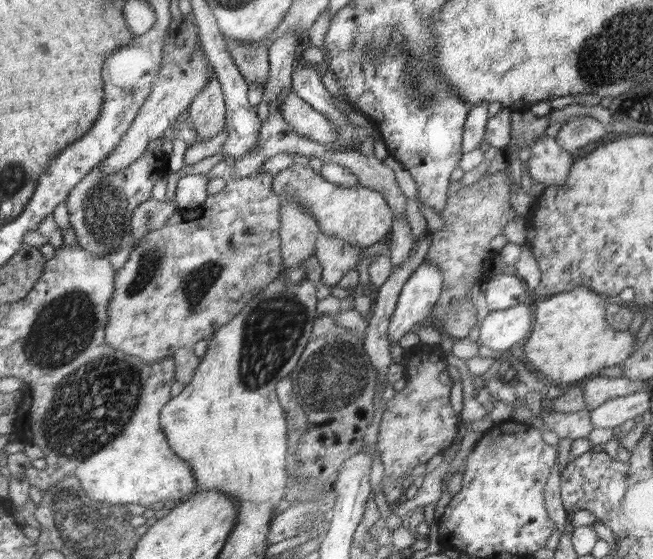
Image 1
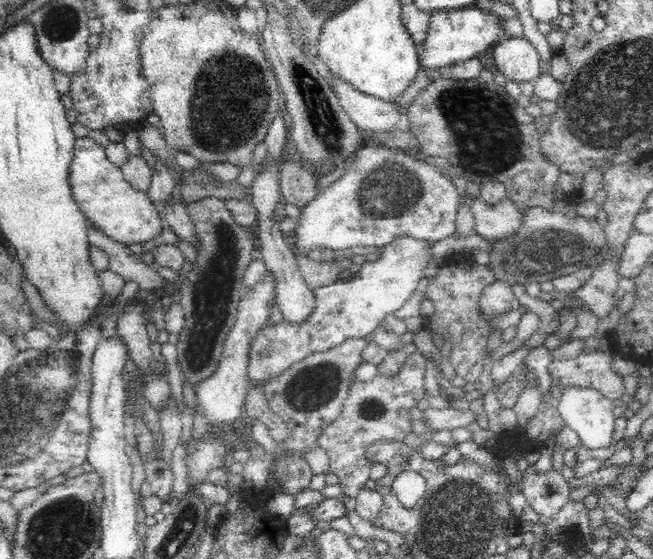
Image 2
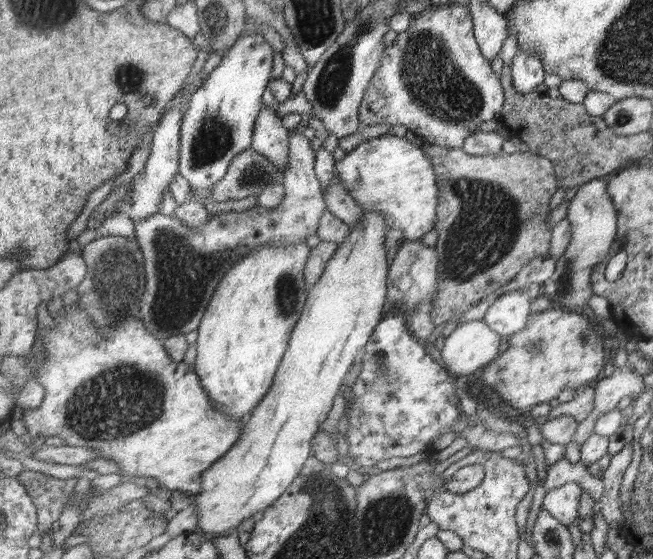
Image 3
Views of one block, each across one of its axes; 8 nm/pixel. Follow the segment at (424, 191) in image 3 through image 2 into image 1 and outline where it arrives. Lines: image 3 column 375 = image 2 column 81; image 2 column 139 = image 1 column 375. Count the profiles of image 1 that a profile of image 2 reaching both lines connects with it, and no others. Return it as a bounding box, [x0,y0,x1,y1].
[273,164,394,249]

